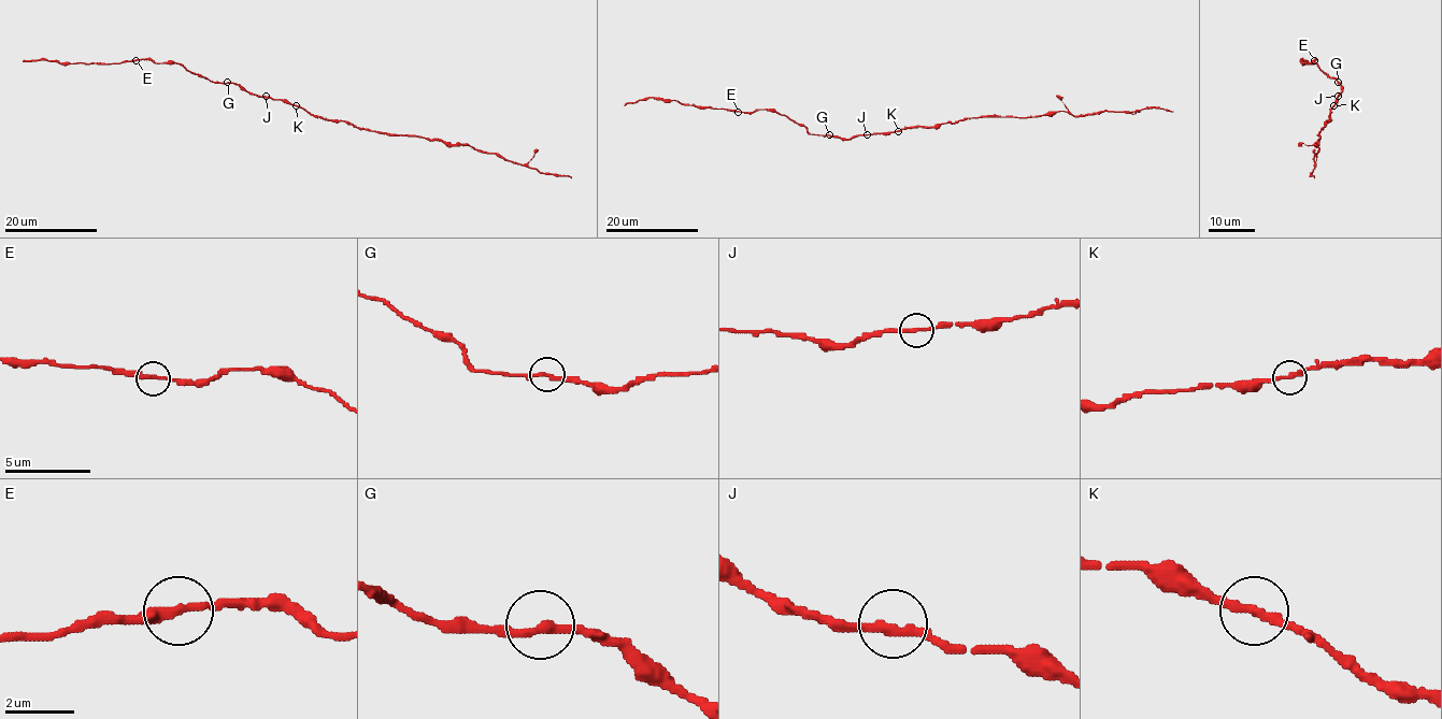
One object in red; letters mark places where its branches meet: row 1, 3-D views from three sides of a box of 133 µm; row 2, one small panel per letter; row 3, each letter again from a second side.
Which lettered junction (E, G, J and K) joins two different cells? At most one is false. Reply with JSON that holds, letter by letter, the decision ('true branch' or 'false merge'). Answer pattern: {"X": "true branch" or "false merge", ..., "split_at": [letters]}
{"E": "true branch", "G": "true branch", "J": "true branch", "K": "true branch", "split_at": []}

